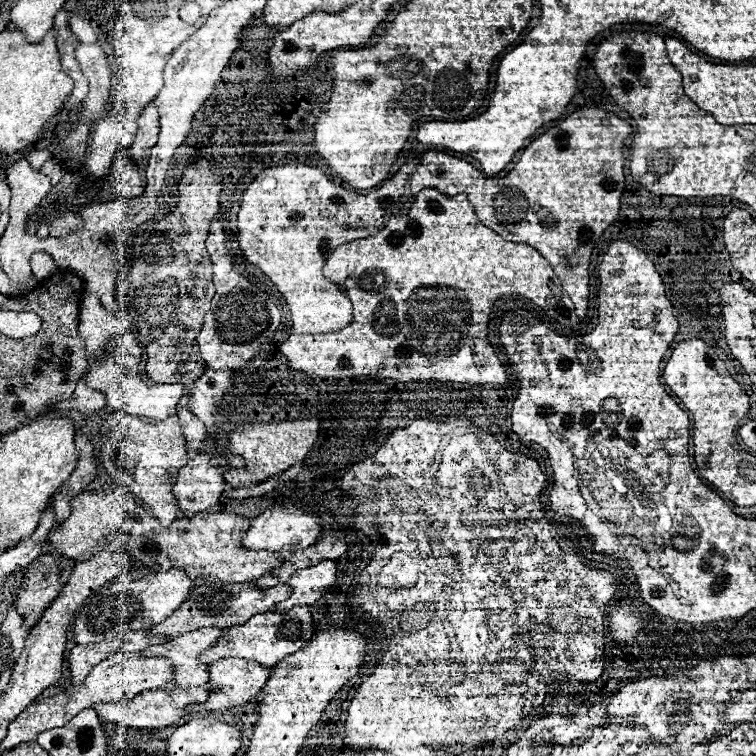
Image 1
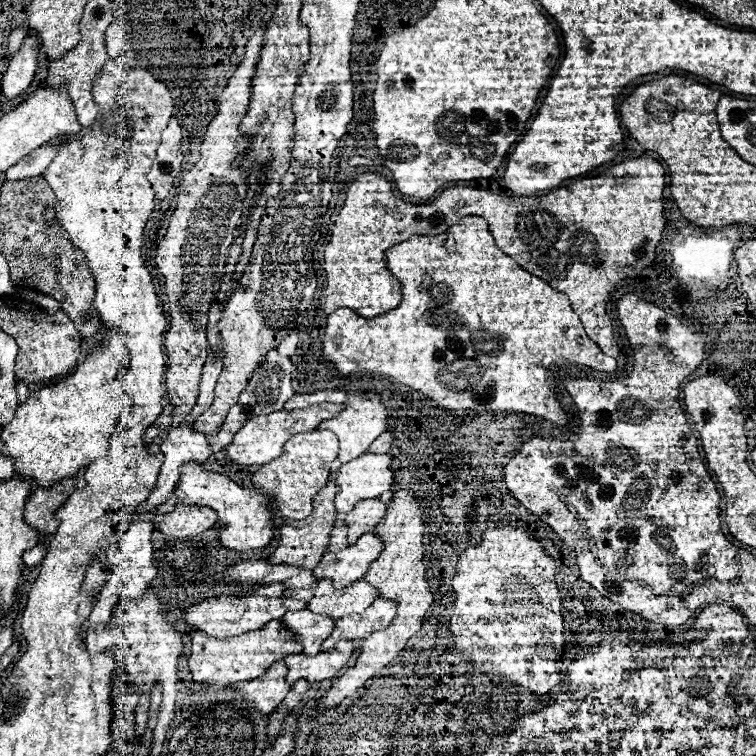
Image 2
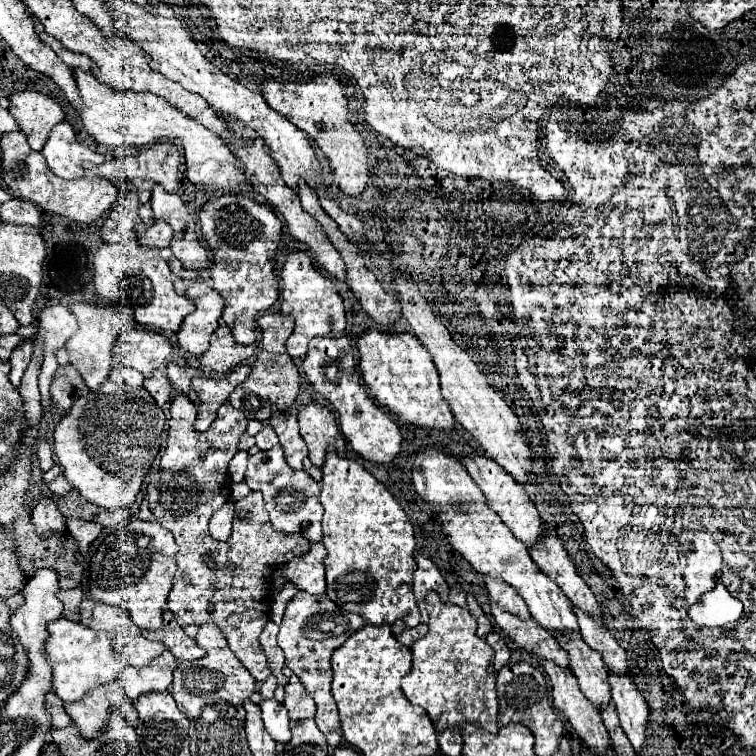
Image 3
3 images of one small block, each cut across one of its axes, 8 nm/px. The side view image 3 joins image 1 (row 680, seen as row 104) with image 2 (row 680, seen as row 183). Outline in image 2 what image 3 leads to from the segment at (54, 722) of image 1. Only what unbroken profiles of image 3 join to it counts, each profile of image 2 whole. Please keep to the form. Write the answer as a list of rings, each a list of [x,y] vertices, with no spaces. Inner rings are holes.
[[[270,620],[262,628],[254,632],[240,634],[238,638],[216,640],[204,634],[202,630],[192,632],[192,654],[188,658],[192,682],[196,686],[228,686],[234,682],[246,682],[250,678],[258,678],[258,674],[266,672],[274,662],[300,652],[296,638],[284,628],[280,620]]]

